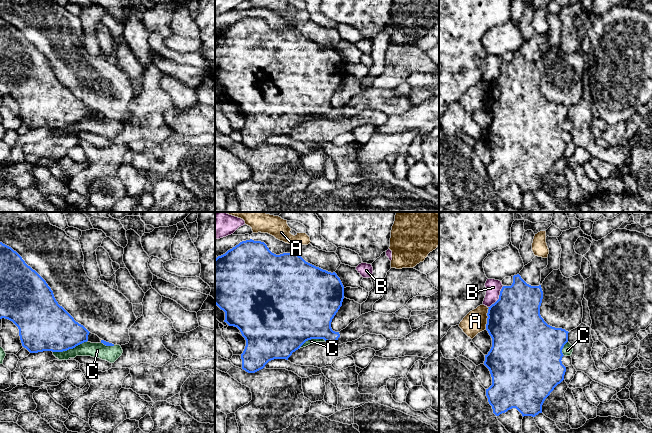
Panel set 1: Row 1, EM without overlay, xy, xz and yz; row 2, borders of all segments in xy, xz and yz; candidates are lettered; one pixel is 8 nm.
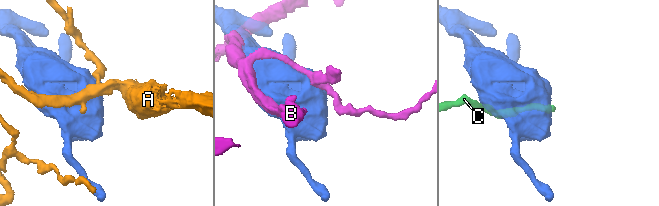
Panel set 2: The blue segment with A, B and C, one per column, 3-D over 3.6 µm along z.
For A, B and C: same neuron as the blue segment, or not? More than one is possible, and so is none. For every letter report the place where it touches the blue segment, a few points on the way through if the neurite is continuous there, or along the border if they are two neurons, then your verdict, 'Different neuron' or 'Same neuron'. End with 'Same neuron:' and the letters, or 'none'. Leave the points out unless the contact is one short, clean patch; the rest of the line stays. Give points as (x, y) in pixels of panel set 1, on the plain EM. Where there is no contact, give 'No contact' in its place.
A: Touches blue at yz (487, 94). Different neuron
B: Touches blue at yz (499, 73). Different neuron
C: Touches blue at xy (70, 124). Different neuron
Same neuron: none

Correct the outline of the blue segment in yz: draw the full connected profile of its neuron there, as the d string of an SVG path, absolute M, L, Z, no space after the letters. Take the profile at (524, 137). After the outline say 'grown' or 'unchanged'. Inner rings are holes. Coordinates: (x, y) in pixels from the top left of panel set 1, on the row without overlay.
M519 50L513 52L511 62L503 62L499 75L488 83L486 106L492 114L492 123L485 131L484 141L489 145L492 161L486 165L486 172L493 189L499 192L516 184L522 192L535 193L542 189L542 181L554 164L564 156L566 143L562 140L562 125L568 118L568 107L548 101L540 91L543 75L541 61L527 60Z | unchanged

